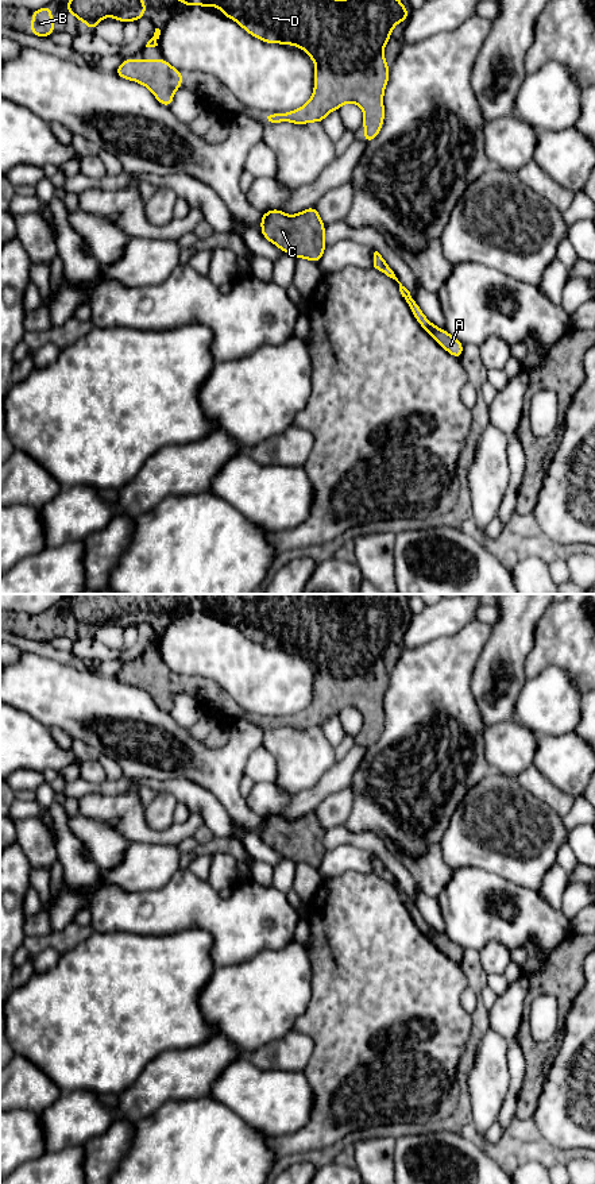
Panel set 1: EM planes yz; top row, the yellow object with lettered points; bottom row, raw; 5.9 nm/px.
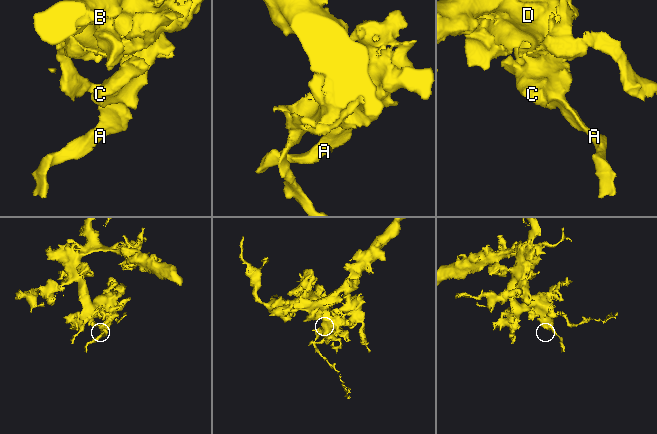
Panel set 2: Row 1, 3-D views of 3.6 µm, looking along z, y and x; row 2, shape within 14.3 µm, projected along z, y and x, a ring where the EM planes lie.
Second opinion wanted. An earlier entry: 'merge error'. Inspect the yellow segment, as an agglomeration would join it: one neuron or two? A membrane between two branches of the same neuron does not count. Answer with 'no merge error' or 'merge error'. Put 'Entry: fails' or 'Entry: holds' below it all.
no merge error
Entry: fails

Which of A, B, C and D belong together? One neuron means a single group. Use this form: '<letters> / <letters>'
A B C D

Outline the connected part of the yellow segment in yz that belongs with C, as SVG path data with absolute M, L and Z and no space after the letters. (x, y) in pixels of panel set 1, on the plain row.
M316 811L297 819L287 821L282 815L271 814L259 825L260 838L283 857L294 863L306 863L318 868L324 856L325 829L321 826Z

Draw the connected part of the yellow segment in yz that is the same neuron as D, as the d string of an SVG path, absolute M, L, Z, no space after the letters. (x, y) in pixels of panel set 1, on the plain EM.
M73 594L70 606L63 610L72 620L88 629L93 636L97 628L112 621L121 628L144 622L147 608L140 606L143 597L166 597L178 606L189 610L217 610L224 621L235 625L248 639L266 648L283 648L298 651L316 668L314 695L312 703L301 713L287 718L274 718L267 721L271 728L290 726L294 729L308 729L310 726L322 728L325 721L339 714L345 707L356 707L364 717L364 748L374 745L385 722L383 697L389 686L390 672L386 670L383 653L389 647L391 636L397 628L407 624L407 613L401 605L393 601L380 601L378 594L353 594L348 605L331 603L327 594Z

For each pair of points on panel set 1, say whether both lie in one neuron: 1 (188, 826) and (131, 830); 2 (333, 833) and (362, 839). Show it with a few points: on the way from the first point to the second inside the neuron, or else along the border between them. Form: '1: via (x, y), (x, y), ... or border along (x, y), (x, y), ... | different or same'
1: via (174, 835), (145, 835) | same
2: via (340, 836), (355, 839) | same

